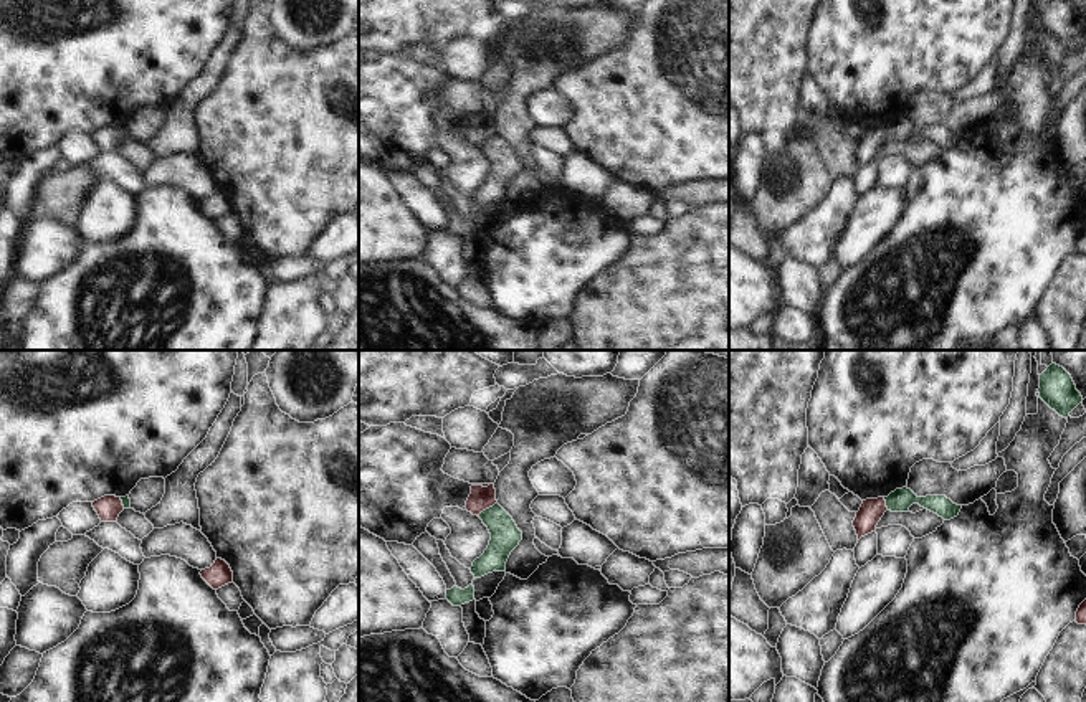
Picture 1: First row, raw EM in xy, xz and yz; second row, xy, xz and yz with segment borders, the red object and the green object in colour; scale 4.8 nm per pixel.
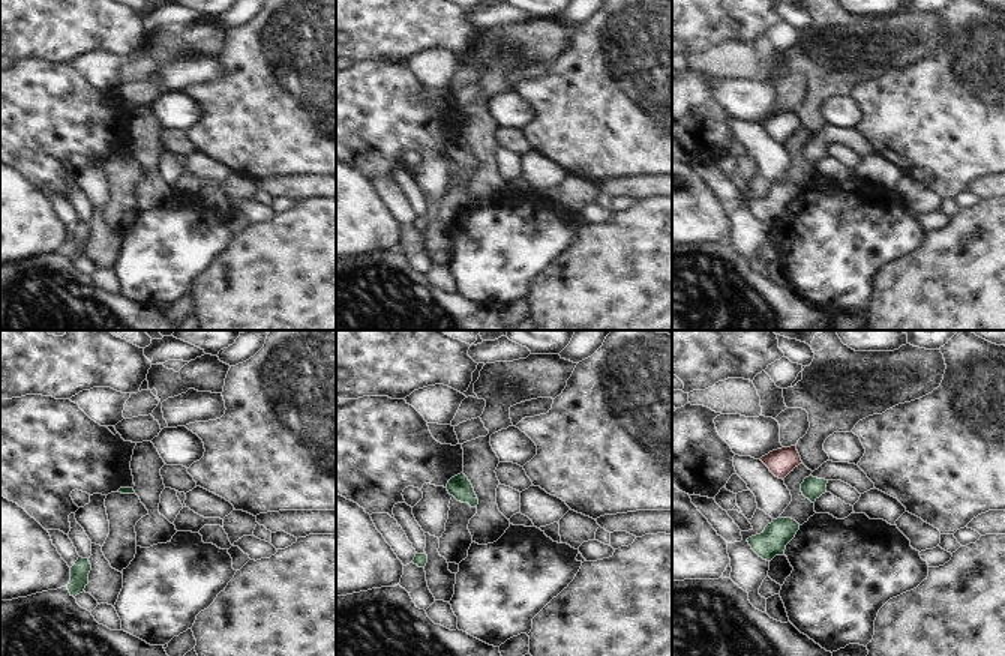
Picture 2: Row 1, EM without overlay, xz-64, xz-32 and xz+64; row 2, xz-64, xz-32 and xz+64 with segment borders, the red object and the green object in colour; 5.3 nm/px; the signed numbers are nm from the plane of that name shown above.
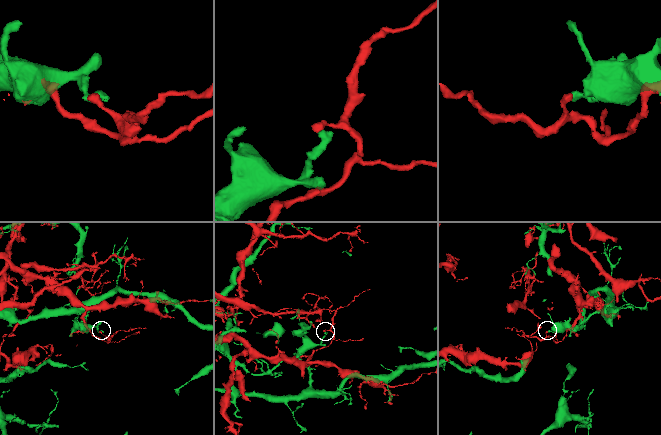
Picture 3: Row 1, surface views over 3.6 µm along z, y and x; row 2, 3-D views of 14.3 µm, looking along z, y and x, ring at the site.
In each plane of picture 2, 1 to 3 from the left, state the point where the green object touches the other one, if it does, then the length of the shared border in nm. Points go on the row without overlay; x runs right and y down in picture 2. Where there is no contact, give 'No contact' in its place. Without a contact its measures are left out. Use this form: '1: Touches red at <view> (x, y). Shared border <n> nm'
1: No contact
2: No contact
3: No contact.

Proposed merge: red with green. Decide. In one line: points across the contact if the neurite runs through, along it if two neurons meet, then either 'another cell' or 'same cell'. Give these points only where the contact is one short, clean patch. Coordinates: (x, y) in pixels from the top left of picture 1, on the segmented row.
another cell

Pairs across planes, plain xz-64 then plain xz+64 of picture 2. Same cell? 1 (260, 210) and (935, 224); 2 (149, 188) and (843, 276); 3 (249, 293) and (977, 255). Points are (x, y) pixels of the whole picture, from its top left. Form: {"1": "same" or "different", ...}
{"1": "same", "2": "different", "3": "same"}

